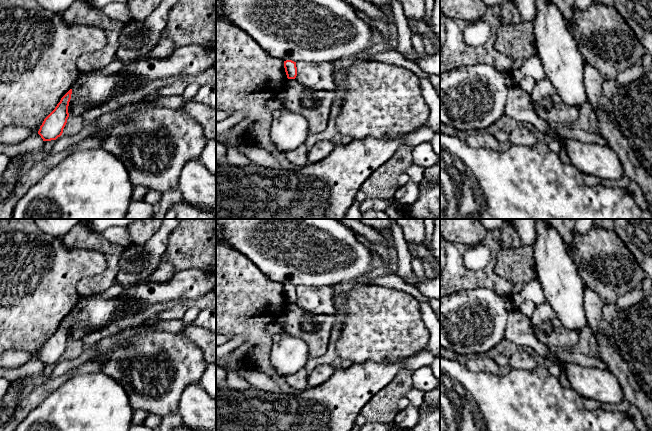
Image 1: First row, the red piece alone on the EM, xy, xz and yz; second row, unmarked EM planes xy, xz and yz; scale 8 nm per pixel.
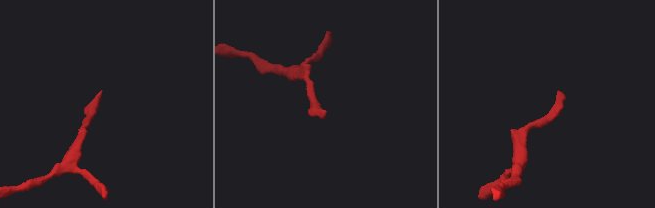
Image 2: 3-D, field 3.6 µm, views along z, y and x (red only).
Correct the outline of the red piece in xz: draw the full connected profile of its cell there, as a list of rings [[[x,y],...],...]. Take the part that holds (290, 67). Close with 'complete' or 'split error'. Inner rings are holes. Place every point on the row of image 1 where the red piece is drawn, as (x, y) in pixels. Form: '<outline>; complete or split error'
[[[292,60],[284,61],[284,68],[288,79],[295,79],[297,76],[296,62]]]; complete

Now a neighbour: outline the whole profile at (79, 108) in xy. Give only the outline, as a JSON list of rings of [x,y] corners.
[[[76,100],[73,103],[72,112],[69,116],[73,116],[73,117],[78,116],[79,117],[79,116],[85,114],[86,111],[88,111],[92,108],[95,108],[95,107],[92,105],[87,105],[87,104],[83,103],[82,101]]]

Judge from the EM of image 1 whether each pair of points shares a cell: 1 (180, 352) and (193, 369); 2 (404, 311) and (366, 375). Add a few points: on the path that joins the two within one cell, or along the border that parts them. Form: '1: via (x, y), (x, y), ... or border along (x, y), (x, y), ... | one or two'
1: via (180, 356), (189, 365) | one
2: border along (397, 358), (382, 361), (366, 360), (353, 363) | two

